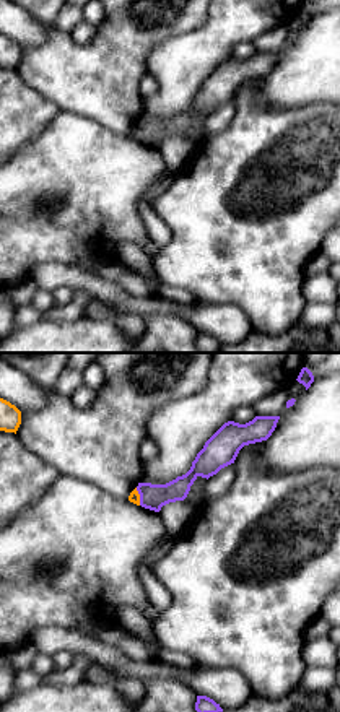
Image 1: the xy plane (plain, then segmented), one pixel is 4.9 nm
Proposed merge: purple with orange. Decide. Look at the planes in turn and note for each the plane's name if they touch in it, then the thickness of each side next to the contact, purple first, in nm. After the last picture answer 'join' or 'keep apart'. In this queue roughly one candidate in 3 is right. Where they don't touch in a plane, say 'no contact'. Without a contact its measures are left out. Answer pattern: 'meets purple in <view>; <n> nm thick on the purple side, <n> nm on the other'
meets purple in xy; 130 nm thick on the purple side, 50 nm on the other

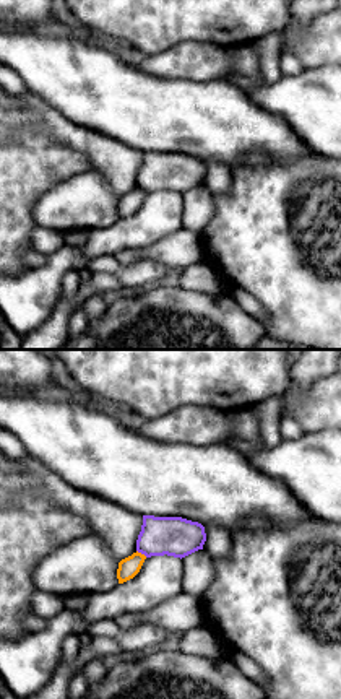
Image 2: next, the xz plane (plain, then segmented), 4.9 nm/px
meets purple in xz; 200 nm thick on the purple side, 100 nm on the other

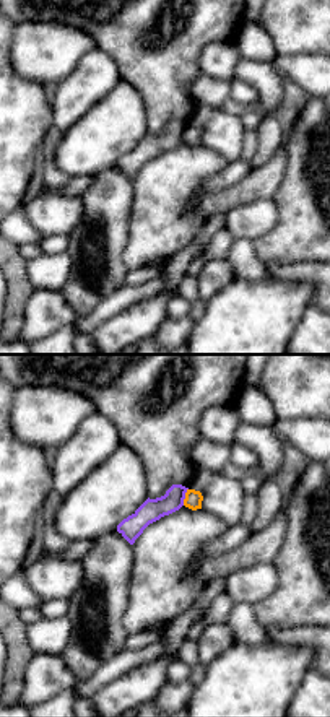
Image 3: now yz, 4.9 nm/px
meets purple in yz; 110 nm thick on the purple side, 80 nm on the other

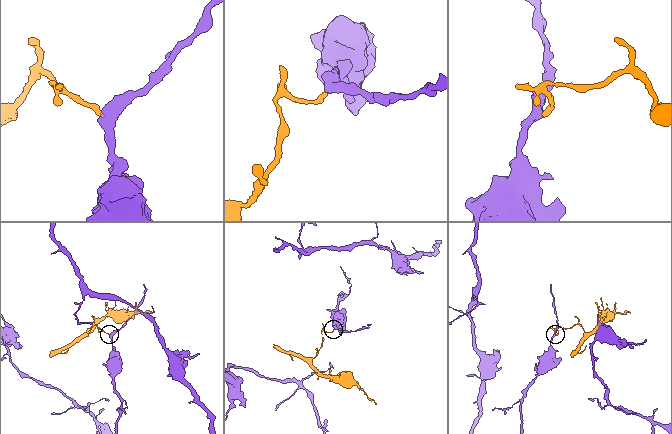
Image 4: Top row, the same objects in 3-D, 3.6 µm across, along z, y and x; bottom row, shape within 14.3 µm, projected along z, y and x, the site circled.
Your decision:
keep apart

